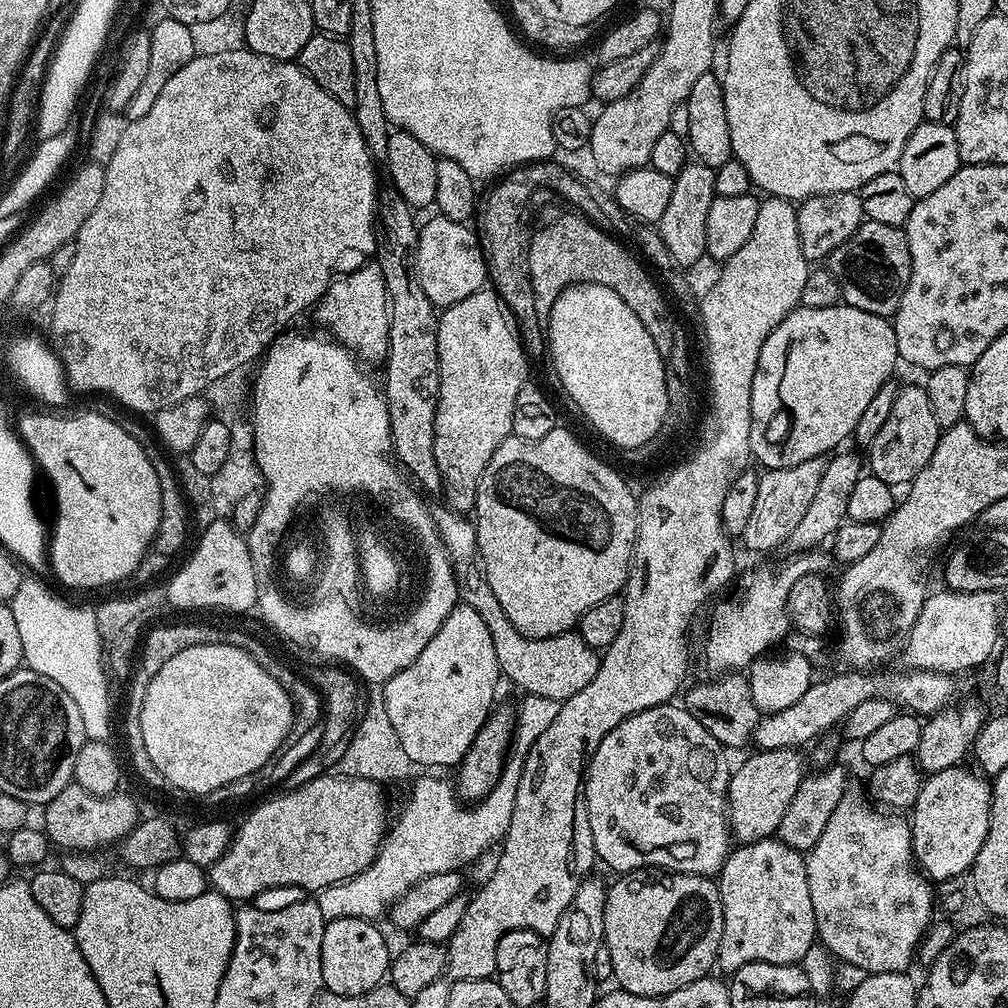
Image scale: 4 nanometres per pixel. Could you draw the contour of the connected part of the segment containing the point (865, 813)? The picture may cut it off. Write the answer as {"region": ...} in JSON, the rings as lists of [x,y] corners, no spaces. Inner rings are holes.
{"region":[[[855,786],[845,791],[830,814],[830,822],[826,822],[826,830],[822,830],[822,838],[806,853],[806,882],[810,882],[816,934],[819,943],[844,964],[861,967],[870,974],[908,972],[920,940],[934,920],[934,884],[914,863],[911,823],[900,814],[875,812],[868,805],[869,797],[863,794]]]}

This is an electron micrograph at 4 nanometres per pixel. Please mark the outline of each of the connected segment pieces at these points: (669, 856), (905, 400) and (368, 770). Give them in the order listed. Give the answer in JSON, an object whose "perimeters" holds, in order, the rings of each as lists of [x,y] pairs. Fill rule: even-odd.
{"perimeters":[[[[676,702],[667,704],[659,704],[650,710],[642,710],[638,714],[634,714],[630,718],[626,718],[622,722],[618,722],[618,726],[614,726],[614,730],[610,730],[610,734],[606,734],[606,738],[602,738],[602,742],[598,742],[598,750],[594,750],[588,757],[586,765],[586,775],[584,777],[584,797],[586,798],[586,810],[590,818],[590,834],[594,838],[594,850],[596,851],[599,863],[602,865],[609,864],[613,868],[613,873],[623,874],[625,872],[639,872],[641,870],[667,870],[669,872],[693,872],[695,876],[715,877],[719,873],[720,868],[724,864],[724,859],[728,857],[730,851],[730,843],[728,844],[728,836],[730,840],[730,821],[728,818],[728,777],[730,775],[730,764],[728,768],[728,756],[723,744],[718,742],[718,738],[714,738],[714,734],[710,734],[710,730],[706,730],[706,726],[702,726],[702,722],[698,722],[698,718],[694,718],[694,714],[690,714],[688,709]]],[[[901,387],[894,398],[894,406],[890,409],[890,418],[886,418],[886,422],[882,426],[882,430],[878,430],[878,434],[874,438],[874,442],[867,445],[868,460],[866,456],[866,464],[870,467],[871,475],[882,478],[882,482],[893,486],[907,486],[912,483],[913,478],[922,470],[922,466],[926,466],[926,462],[930,462],[930,454],[934,454],[934,446],[938,446],[940,441],[941,428],[938,422],[934,422],[934,410],[930,410],[930,398],[928,397],[927,387],[920,388],[903,388]]],[[[371,685],[367,690],[369,691],[368,700],[366,702],[365,699],[344,754],[335,761],[335,773],[340,776],[362,777],[377,782],[402,778],[413,780],[419,775],[425,775],[428,769],[424,764],[414,762],[414,758],[410,758],[410,754],[403,749],[394,726],[391,725],[390,716],[386,714],[383,685]]]]}

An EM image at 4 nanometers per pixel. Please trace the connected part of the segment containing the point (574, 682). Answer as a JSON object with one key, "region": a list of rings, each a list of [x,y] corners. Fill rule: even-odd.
{"region":[[[433,503],[430,511],[434,526],[452,563],[460,595],[459,603],[470,606],[470,610],[475,610],[482,622],[486,622],[486,630],[490,630],[490,638],[494,642],[494,654],[498,658],[501,677],[517,684],[522,690],[521,693],[538,698],[554,698],[563,702],[578,694],[578,690],[582,690],[582,686],[587,686],[590,678],[598,674],[601,653],[591,648],[576,630],[550,638],[530,638],[519,632],[510,622],[510,618],[506,618],[506,610],[502,610],[494,590],[490,590],[490,582],[486,582],[475,523],[443,503],[440,504]]]}

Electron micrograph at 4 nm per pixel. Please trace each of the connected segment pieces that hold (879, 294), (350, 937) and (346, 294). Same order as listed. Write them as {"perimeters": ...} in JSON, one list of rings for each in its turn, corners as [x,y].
{"perimeters":[[[[865,219],[858,230],[838,250],[827,257],[827,267],[838,278],[843,303],[870,314],[885,318],[895,317],[910,282],[910,246],[904,237],[903,228],[886,226],[882,222]]],[[[338,918],[325,923],[322,934],[322,978],[333,996],[361,996],[385,983],[390,972],[390,951],[377,925],[362,918]]],[[[374,262],[363,264],[358,270],[335,280],[324,291],[320,303],[315,305],[316,320],[339,343],[351,348],[361,361],[383,361],[388,354],[388,318],[390,305],[382,270]]]]}

